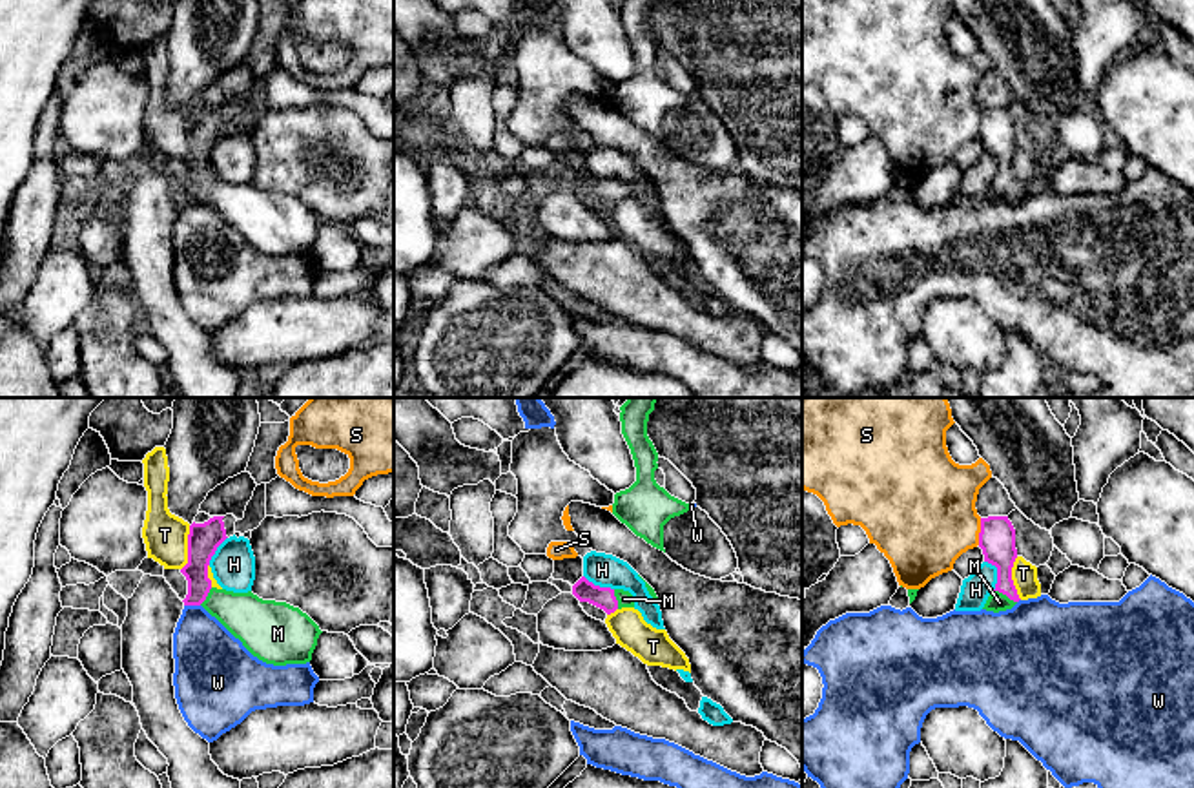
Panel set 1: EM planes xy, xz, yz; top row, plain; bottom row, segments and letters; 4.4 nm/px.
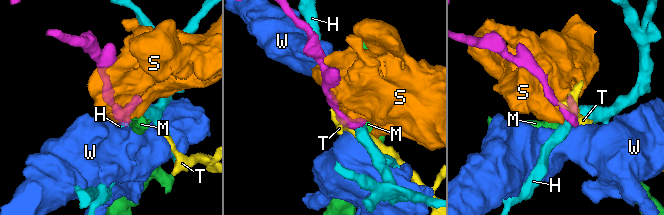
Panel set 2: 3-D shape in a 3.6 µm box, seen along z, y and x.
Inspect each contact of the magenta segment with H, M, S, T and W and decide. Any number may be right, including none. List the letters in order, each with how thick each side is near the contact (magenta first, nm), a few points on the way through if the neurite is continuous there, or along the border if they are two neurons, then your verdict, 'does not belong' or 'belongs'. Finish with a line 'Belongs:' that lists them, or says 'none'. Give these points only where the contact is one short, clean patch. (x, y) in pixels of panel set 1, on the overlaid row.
H: calibres 160 and 130 nm; border yz (985, 560), (996, 568), (996, 586), (992, 590); does not belong
M: calibres 160 and 90 nm; way yz (998, 539), (1005, 562), (1005, 593), (996, 602); belongs
S: calibres 160 and 440 nm; does not belong
T: calibres 140 and 190 nm; does not belong
W: calibres 120 and 300 nm; border xy (185, 604), (199, 606); does not belong
Belongs: M

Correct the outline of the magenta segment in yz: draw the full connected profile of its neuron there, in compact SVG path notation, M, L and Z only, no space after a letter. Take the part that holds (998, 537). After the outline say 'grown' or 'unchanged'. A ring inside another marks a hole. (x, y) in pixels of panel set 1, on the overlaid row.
M1008 516L981 518L979 547L983 549L984 562L997 567L995 589L983 609L993 613L1012 609L1021 598L1012 580L1017 549L1015 529Z; grown

